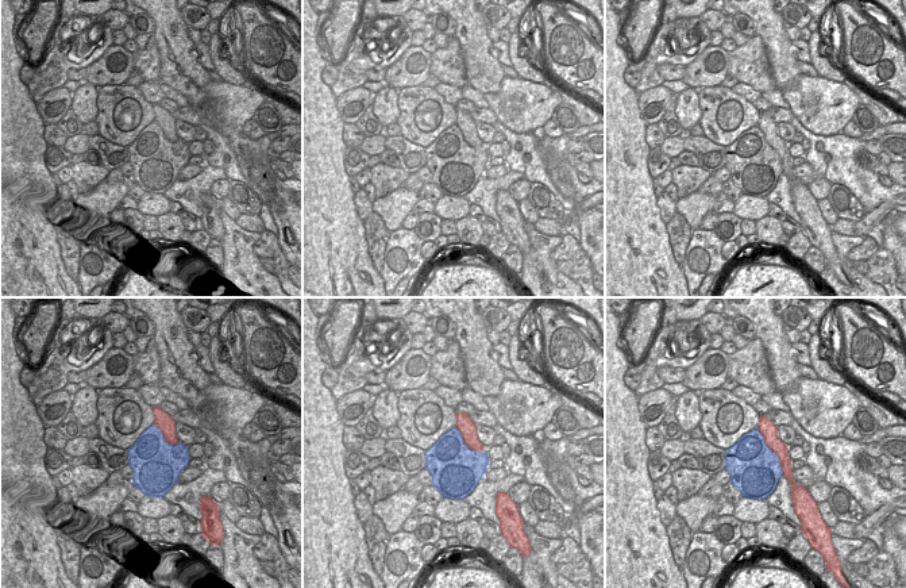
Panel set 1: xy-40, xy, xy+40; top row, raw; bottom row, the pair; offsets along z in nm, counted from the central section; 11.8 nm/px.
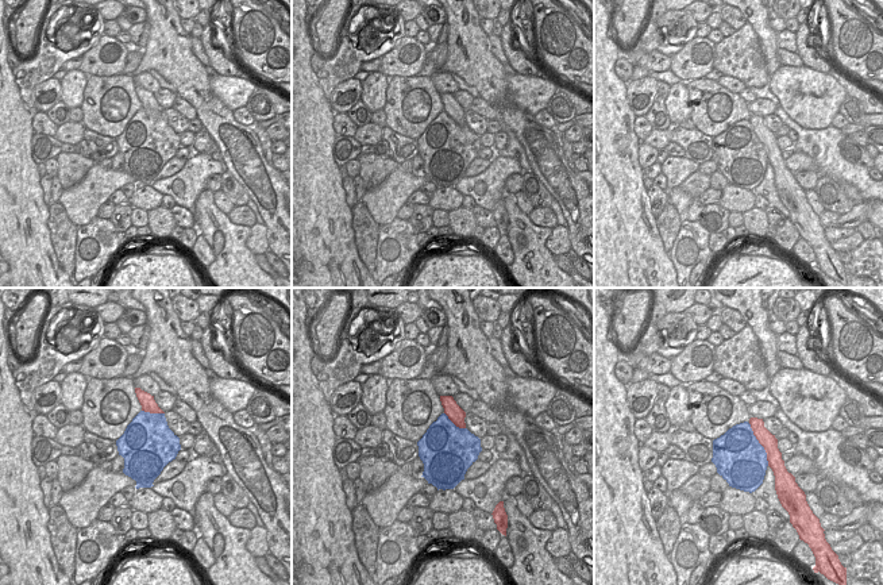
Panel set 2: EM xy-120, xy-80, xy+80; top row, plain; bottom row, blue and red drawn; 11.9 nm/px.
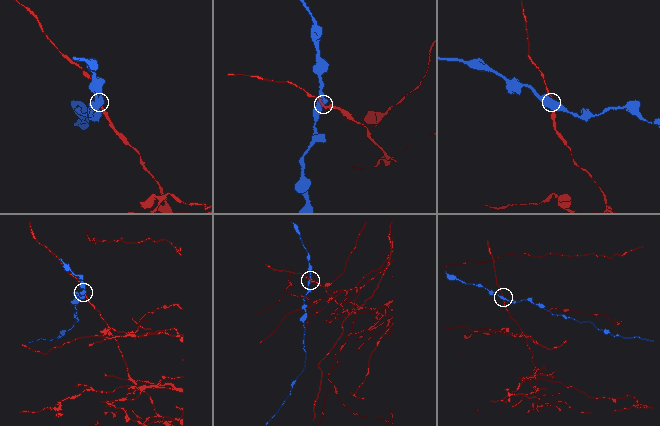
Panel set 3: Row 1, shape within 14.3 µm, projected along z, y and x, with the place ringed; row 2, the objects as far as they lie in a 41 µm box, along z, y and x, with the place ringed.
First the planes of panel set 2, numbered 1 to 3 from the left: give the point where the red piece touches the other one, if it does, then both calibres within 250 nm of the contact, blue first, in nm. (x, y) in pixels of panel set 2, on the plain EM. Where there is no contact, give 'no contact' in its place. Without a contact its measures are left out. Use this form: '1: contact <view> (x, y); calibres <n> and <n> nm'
1: contact xy-120 (153, 111); calibres 500 and 170 nm
2: contact xy-80 (452, 120); calibres 480 and 200 nm
3: contact xy+80 (760, 142); calibres 500 and 190 nm

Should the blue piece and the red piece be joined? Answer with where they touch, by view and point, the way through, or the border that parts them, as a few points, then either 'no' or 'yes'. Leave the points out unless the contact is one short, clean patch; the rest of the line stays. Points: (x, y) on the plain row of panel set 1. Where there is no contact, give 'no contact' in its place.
xy+40 (773, 149) | no

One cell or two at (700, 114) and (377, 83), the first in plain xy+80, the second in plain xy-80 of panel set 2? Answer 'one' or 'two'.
two

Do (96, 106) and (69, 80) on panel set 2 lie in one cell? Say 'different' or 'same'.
different

